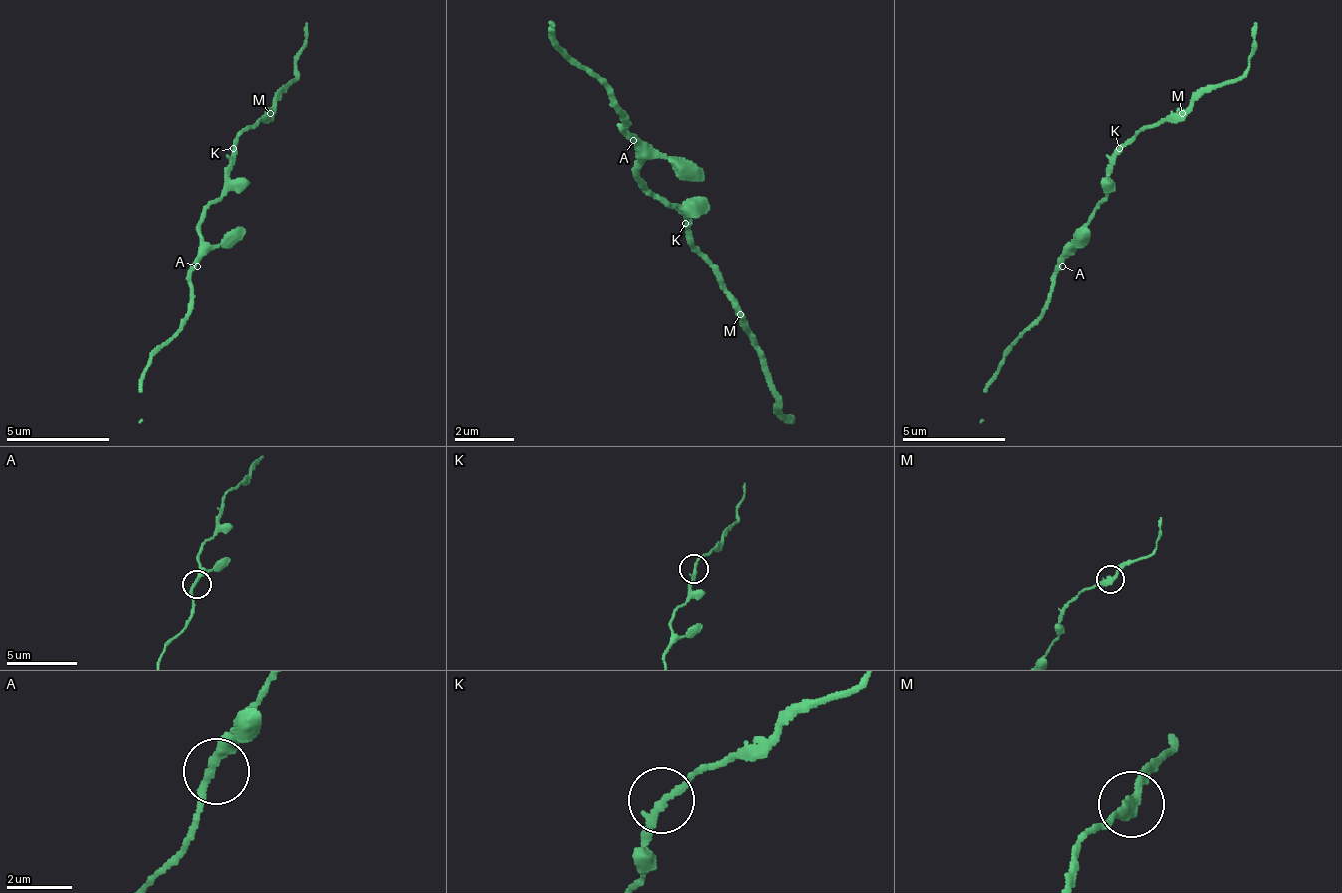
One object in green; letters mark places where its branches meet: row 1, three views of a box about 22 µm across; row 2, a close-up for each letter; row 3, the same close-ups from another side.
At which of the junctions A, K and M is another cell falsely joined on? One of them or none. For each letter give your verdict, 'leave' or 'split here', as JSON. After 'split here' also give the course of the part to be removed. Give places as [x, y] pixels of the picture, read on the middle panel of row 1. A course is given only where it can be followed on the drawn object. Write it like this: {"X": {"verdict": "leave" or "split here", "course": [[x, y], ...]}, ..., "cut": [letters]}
{"A": {"verdict": "leave"}, "K": {"verdict": "leave"}, "M": {"verdict": "split here", "course": [[738, 312], [775, 409], [790, 424]]}, "cut": ["M"]}

